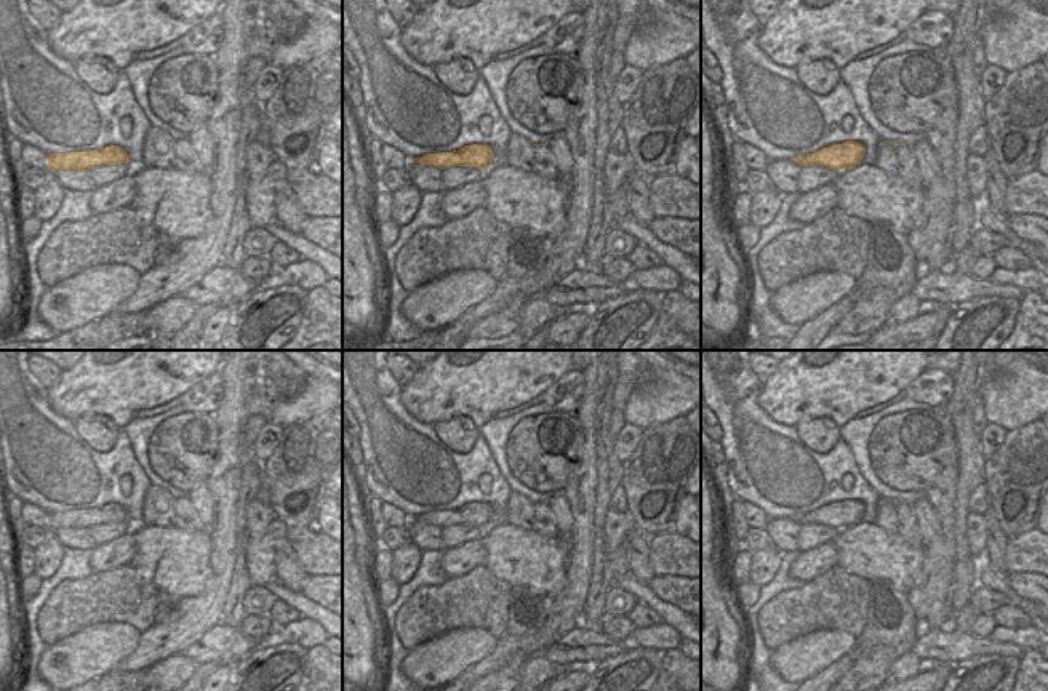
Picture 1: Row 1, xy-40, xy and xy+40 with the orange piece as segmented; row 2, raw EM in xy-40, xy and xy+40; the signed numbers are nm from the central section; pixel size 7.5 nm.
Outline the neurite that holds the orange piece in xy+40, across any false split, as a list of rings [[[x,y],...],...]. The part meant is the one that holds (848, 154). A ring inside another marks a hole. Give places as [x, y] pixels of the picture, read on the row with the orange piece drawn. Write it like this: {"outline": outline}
{"outline": [[[845,141],[842,144],[830,144],[818,152],[806,154],[800,158],[792,158],[802,166],[827,166],[834,171],[851,170],[862,163],[866,147],[858,141]]]}

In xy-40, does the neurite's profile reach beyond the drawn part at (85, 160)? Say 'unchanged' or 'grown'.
unchanged

